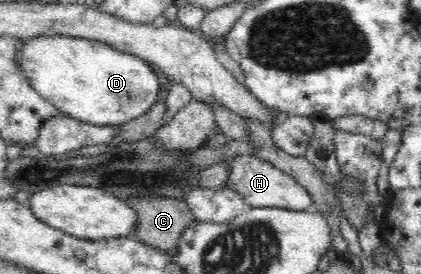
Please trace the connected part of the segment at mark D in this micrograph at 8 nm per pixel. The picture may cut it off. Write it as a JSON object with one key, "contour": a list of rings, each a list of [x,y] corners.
{"contour":[[[37,35],[21,43],[17,64],[28,83],[72,119],[119,126],[143,116],[158,99],[160,84],[150,64],[108,44],[64,35]]]}

